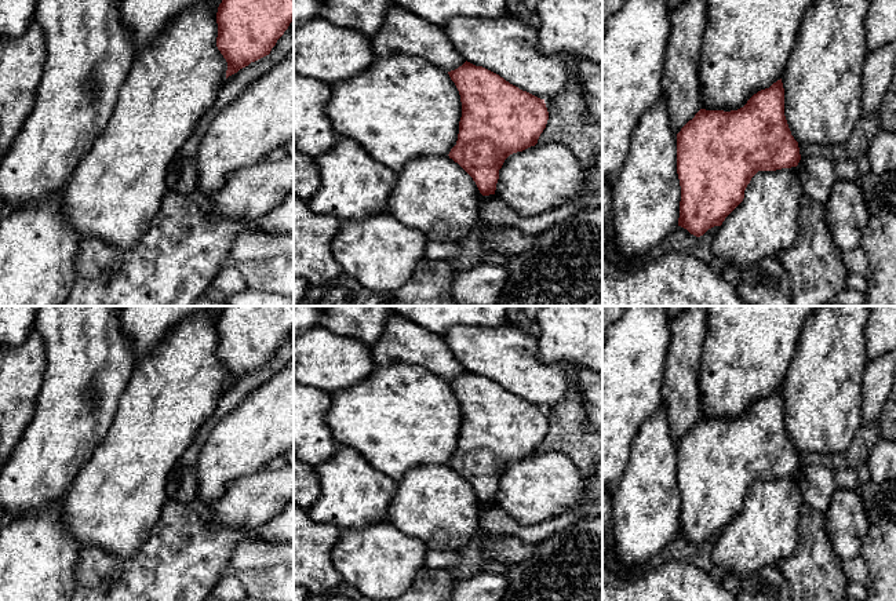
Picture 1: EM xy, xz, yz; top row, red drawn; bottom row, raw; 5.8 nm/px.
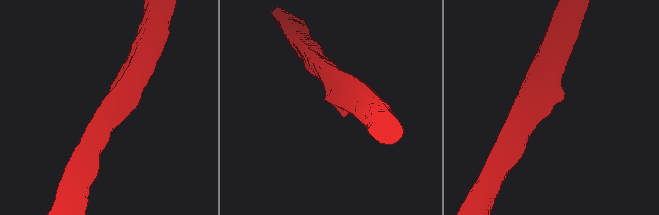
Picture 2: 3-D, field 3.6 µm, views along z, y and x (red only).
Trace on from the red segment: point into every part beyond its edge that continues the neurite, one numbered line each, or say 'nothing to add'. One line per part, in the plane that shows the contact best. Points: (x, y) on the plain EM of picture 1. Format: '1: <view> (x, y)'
nothing to add

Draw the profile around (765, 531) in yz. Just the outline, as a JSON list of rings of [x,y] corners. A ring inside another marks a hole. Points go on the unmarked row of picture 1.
[[[798,474],[758,480],[747,493],[743,510],[725,527],[713,550],[711,560],[721,575],[749,576],[791,556],[798,544],[798,513],[802,503]]]

